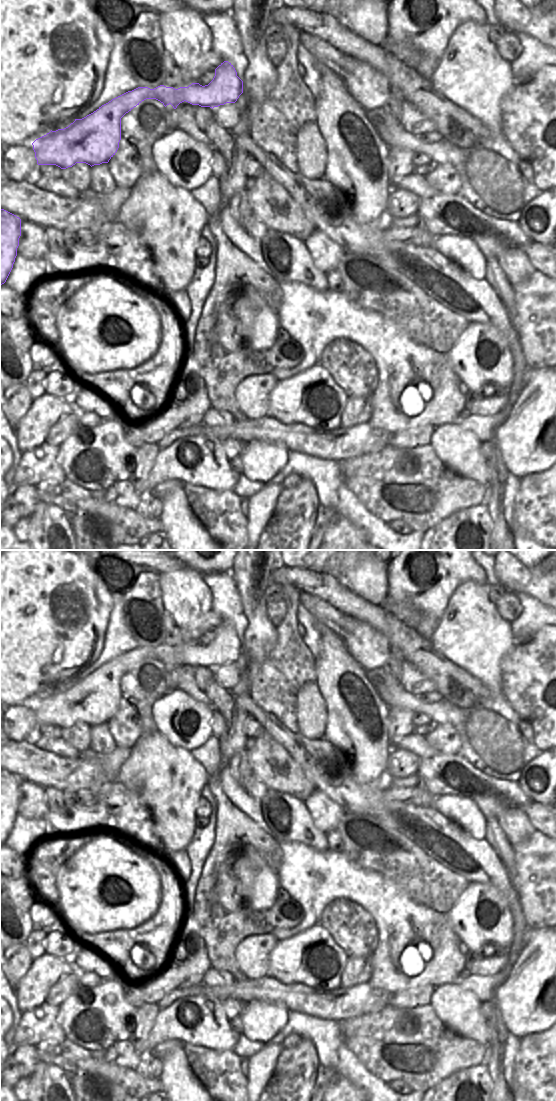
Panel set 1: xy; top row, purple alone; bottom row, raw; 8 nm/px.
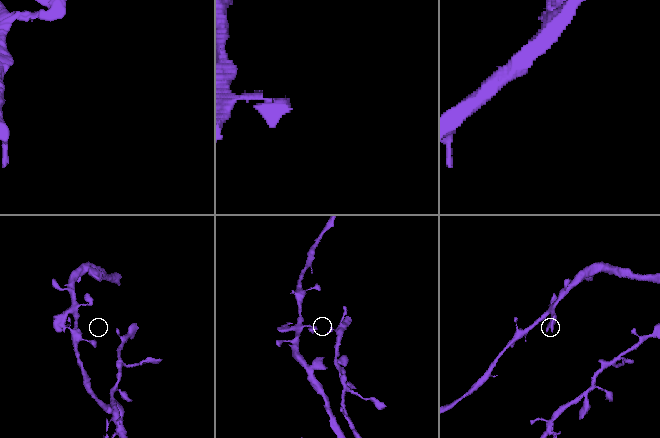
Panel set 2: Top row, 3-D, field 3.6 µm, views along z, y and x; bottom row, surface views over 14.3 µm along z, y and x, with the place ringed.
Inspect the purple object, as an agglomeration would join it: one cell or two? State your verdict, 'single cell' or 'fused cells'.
single cell

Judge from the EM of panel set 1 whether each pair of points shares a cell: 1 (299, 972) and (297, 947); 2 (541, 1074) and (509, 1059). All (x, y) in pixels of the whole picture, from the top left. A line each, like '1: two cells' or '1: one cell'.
1: one cell
2: two cells

